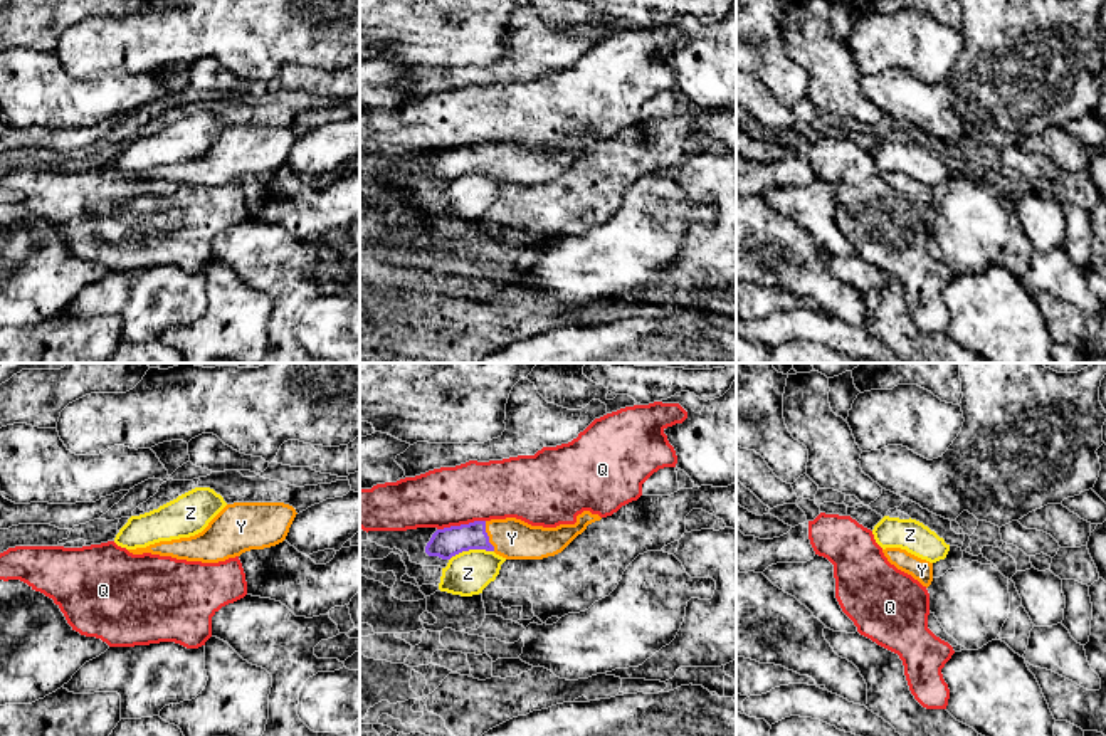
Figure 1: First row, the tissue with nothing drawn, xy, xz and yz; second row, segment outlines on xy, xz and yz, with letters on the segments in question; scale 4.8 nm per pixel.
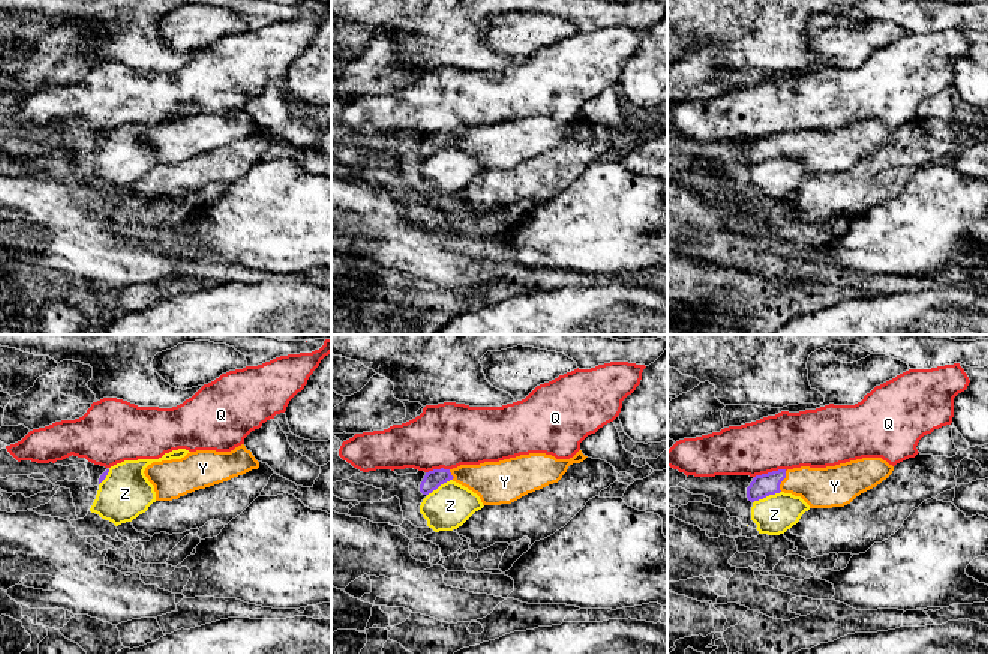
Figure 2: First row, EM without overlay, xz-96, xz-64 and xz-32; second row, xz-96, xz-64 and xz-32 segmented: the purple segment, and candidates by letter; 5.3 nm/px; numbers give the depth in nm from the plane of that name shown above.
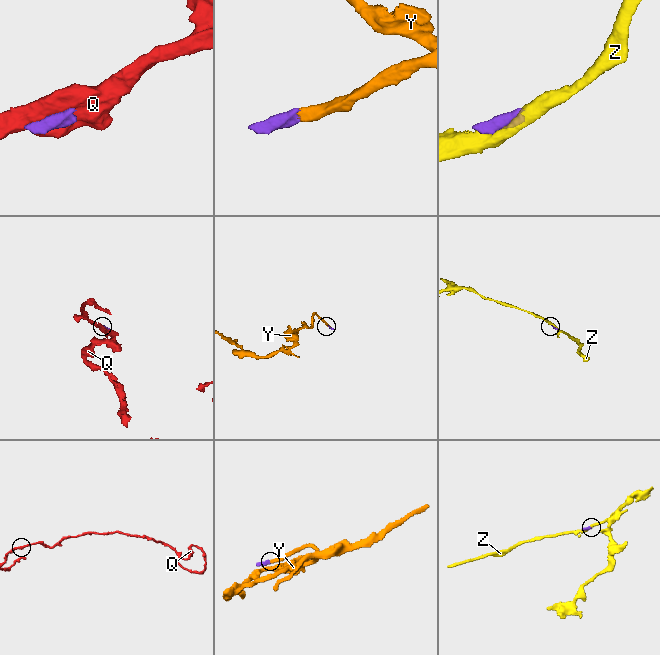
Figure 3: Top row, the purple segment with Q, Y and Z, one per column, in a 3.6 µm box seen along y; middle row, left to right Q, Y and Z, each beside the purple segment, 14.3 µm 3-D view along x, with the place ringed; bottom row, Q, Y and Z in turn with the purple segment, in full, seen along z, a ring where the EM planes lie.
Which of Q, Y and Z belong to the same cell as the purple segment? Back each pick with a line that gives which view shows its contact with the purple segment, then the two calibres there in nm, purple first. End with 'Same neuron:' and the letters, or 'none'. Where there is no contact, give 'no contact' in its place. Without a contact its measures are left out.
Y: meets purple in xz; 140 nm thick on the purple side, 190 nm on the other
Same neuron: Y

